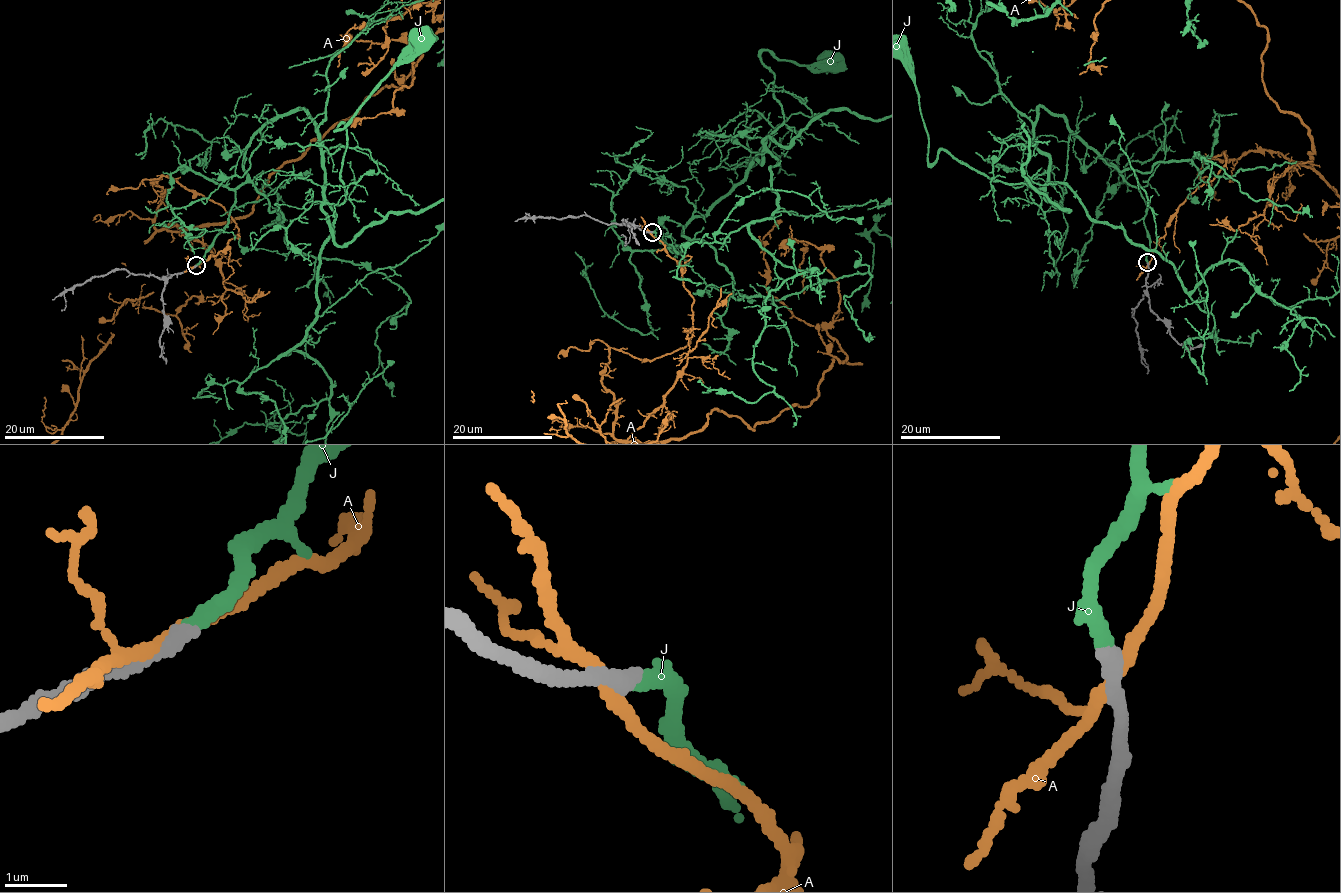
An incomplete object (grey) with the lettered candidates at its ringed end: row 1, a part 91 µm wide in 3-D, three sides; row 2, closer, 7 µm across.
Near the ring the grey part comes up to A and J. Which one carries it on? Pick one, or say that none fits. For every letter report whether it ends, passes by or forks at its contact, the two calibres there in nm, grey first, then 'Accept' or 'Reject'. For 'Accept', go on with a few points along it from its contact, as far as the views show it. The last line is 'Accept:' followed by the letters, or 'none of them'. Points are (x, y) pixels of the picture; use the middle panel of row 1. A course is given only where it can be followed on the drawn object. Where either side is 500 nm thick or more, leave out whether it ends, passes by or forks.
A: It forks there. Thickness 320 nm (grey) against 160 nm. Reject
J: It ends there. Thickness 280 nm (grey) against 240 nm. Accept. Its course: (651, 231), (681, 252), (684, 224), (762, 163), (784, 120), (762, 52), (801, 66), (831, 60)
Accept: J

